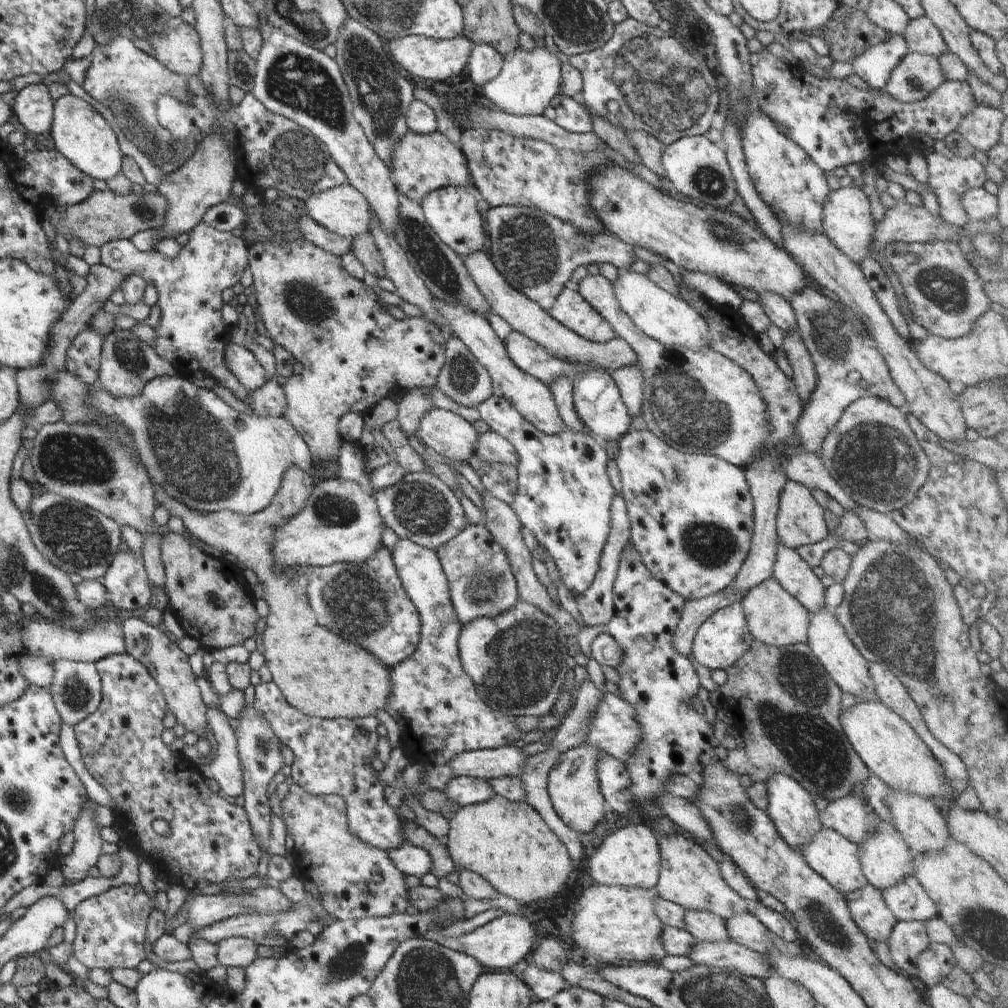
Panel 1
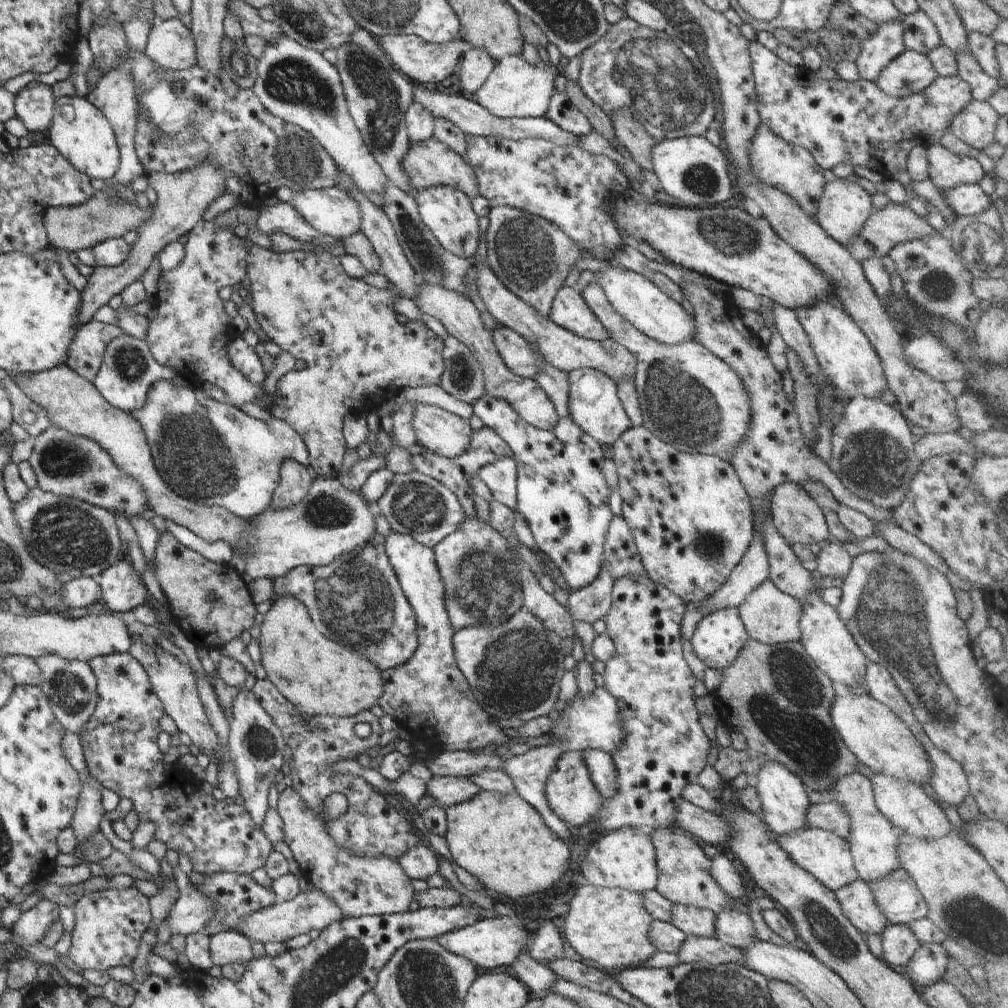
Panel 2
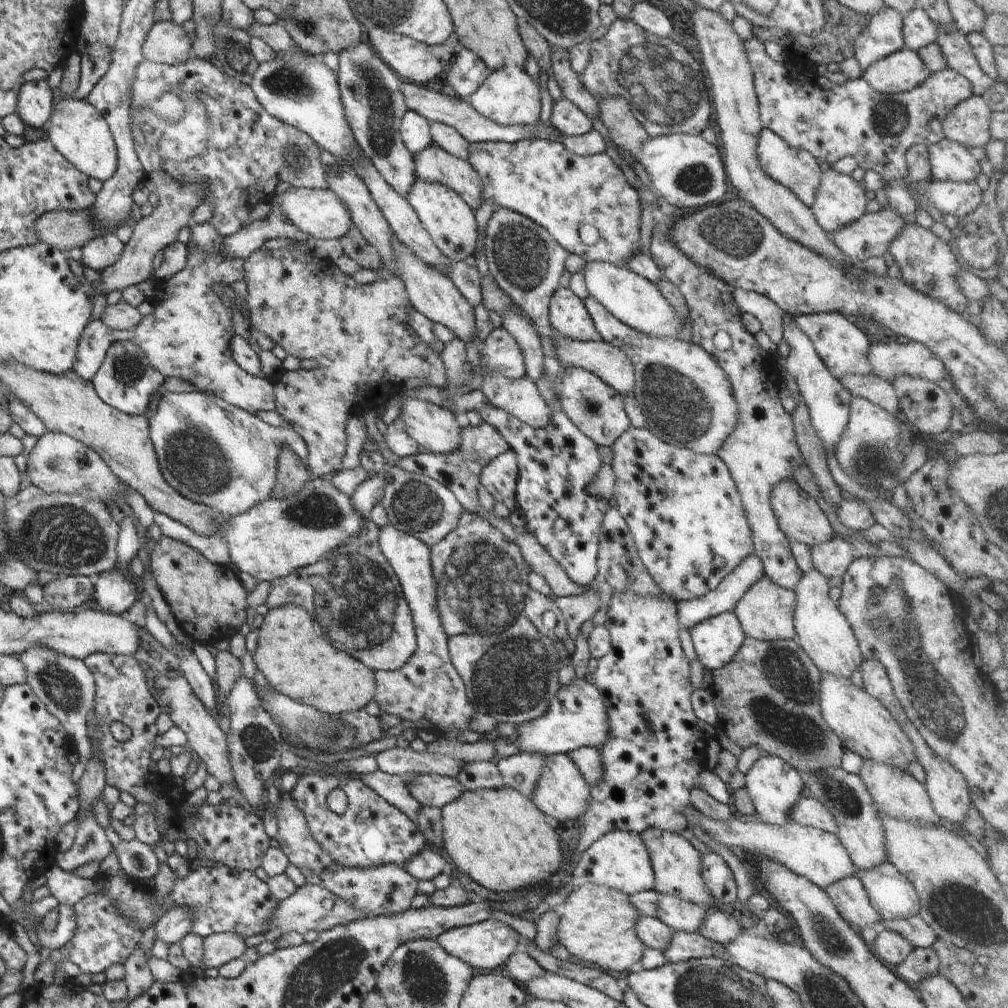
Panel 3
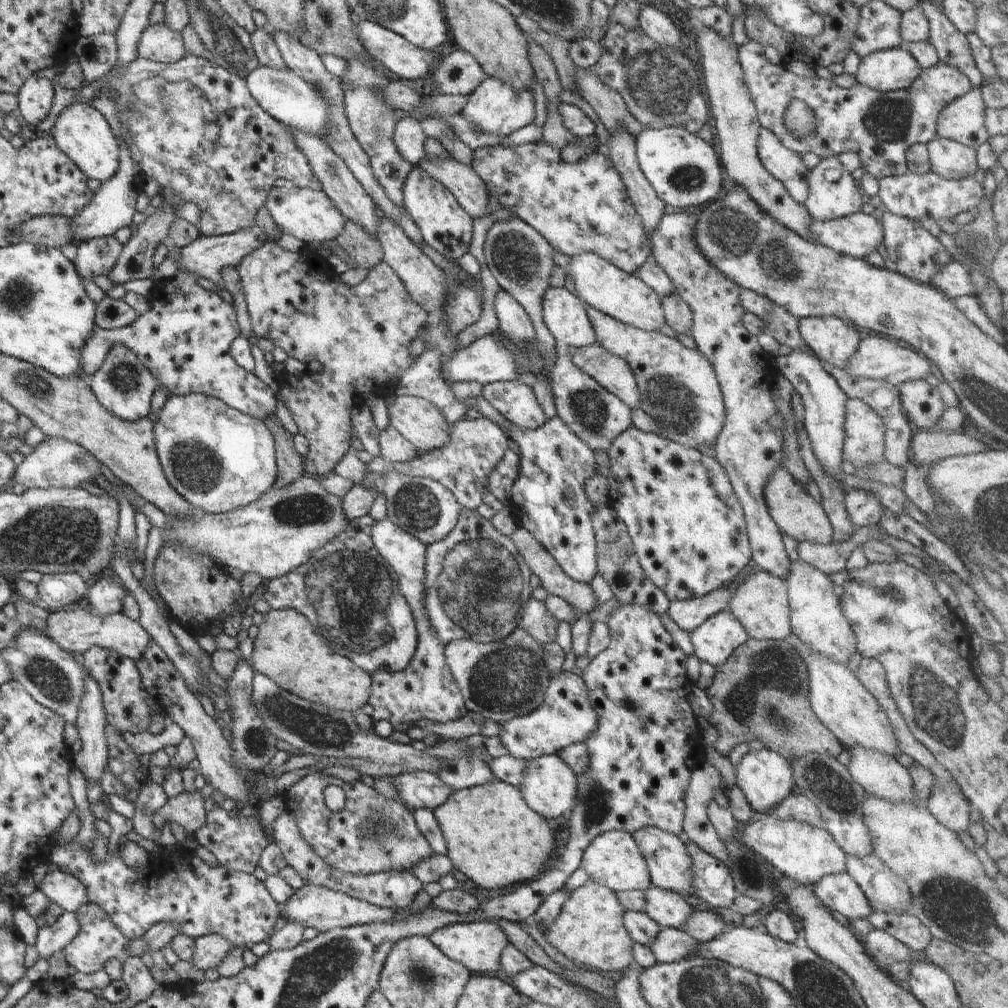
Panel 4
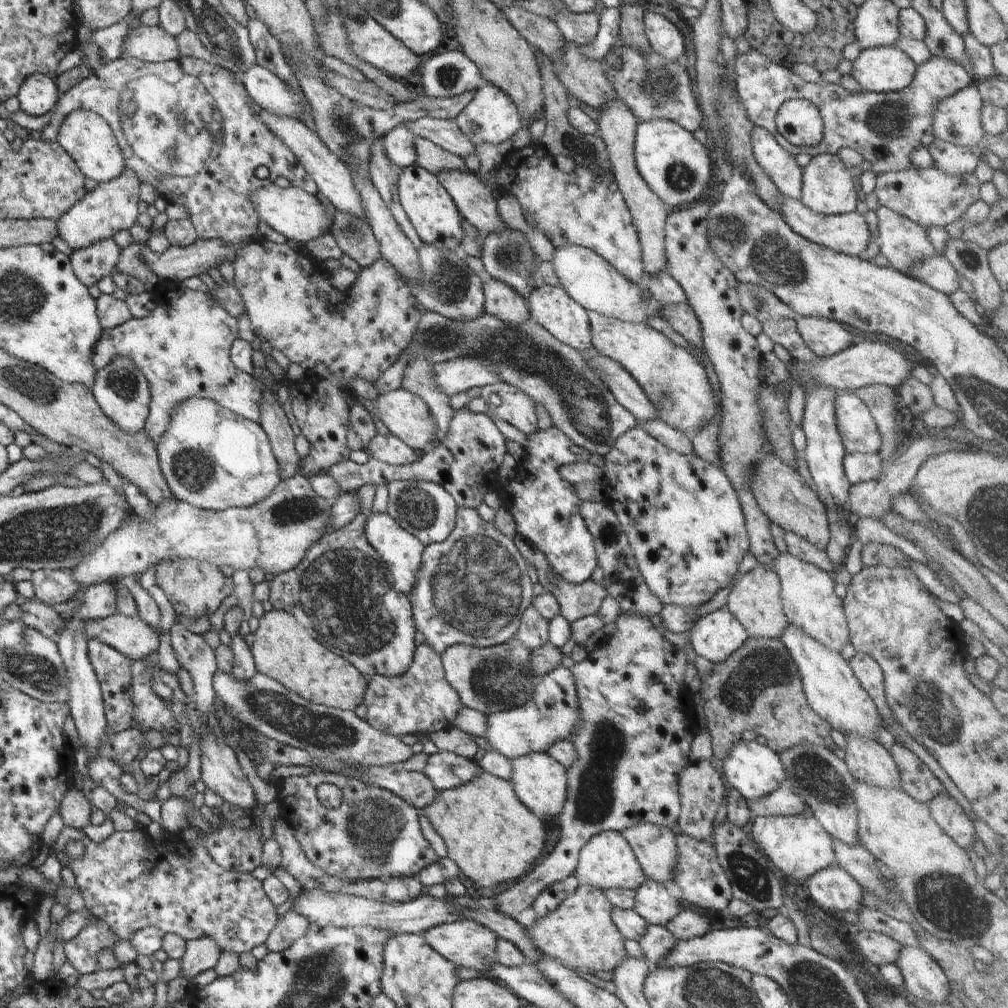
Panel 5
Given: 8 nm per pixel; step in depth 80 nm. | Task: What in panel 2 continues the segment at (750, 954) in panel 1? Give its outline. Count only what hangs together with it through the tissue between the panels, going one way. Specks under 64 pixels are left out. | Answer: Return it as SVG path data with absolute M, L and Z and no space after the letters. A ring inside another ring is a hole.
M687 936L676 956L682 963L704 961L713 965L734 963L746 967L741 948L726 944L716 938Z

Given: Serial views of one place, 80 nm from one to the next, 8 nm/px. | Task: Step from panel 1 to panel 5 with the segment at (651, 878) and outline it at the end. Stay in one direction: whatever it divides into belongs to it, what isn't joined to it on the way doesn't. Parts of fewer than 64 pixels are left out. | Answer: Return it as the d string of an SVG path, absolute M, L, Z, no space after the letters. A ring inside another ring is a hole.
M606 830L593 836L579 852L578 866L574 872L580 885L597 886L605 889L635 890L647 879L639 860L636 858L630 843L621 832Z

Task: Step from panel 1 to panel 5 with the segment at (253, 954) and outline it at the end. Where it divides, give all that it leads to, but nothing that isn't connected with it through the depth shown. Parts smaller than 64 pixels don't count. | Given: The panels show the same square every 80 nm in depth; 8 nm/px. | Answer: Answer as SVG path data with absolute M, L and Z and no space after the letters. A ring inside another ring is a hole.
M202 937L187 941L186 952L180 960L180 976L192 977L209 968L215 968L221 952L221 946L213 938Z

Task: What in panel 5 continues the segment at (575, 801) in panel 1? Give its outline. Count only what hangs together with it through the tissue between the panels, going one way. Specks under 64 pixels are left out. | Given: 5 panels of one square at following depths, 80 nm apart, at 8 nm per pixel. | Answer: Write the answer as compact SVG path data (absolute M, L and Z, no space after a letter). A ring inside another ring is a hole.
M532 753L512 759L513 775L510 782L514 792L532 814L543 820L556 817L564 808L567 797L567 770L548 753Z

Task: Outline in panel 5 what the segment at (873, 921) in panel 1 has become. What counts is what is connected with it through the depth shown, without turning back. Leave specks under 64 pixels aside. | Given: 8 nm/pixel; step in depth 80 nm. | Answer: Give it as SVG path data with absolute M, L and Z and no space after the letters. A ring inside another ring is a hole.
M839 865L819 870L807 880L807 884L814 902L834 915L845 911L858 914L864 906L863 888Z

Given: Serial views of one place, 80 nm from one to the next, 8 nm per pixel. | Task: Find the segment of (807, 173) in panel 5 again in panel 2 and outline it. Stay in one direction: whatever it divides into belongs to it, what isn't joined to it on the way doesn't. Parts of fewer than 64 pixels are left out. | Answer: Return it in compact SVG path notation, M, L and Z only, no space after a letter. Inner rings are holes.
M837 178L832 183L826 183L822 198L819 202L819 209L815 216L816 221L826 231L826 234L839 242L843 247L849 244L862 230L866 219L871 215L871 195L857 182Z

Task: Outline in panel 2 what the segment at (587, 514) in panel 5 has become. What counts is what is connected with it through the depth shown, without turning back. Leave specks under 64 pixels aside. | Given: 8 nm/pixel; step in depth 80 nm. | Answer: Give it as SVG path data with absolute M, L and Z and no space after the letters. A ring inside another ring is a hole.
M613 517L603 549L602 565L607 566L615 580L626 575L647 575L630 527L624 518Z

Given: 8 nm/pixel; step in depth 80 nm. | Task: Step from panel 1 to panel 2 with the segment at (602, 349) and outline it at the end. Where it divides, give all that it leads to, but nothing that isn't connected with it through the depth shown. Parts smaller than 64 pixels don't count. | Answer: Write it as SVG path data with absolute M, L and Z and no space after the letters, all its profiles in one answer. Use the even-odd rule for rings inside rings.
M476 261L472 267L476 270L477 290L487 311L504 327L512 329L529 343L535 345L543 358L554 368L568 373L576 369L594 369L606 373L616 384L617 380L622 377L634 377L637 360L625 346L612 338L593 341L571 333L569 330L558 326L549 317L543 317L535 308L508 290L497 279L488 262L478 263Z

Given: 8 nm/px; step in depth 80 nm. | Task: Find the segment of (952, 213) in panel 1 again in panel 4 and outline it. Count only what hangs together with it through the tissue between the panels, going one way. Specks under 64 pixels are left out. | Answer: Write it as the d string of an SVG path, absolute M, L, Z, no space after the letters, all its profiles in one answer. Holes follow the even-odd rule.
M936 136L925 145L932 172L942 178L962 180L974 177L980 167L981 152L975 152L965 144Z

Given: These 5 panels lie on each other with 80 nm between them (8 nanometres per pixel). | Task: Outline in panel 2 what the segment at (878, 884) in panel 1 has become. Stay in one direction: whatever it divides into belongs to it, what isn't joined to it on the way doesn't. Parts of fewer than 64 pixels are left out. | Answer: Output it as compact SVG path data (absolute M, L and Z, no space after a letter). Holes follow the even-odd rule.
M852 773L851 775L846 775L845 777L837 779L829 789L825 799L826 802L834 801L842 803L847 808L847 813L851 818L851 839L848 842L860 879L869 883L881 879L888 873L902 869L898 860L899 836L896 833L896 829L892 826L892 823L878 810L878 808L876 808L873 786L868 777L860 773Z

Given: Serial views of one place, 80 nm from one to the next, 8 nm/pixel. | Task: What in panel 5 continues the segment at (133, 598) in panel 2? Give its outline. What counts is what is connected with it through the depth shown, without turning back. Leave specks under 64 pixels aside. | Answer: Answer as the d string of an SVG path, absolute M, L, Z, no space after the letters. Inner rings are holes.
M112 582L87 586L83 592L85 615L90 619L103 619L117 612L116 591Z

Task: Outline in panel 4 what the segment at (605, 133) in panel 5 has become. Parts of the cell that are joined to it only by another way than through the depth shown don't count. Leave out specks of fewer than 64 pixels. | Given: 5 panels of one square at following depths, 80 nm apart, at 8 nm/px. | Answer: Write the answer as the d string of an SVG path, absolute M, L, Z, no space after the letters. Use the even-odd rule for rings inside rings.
M620 128L610 133L610 136L609 144L604 151L622 177L630 202L634 205L650 241L653 230L665 214L666 204L656 194L655 188L652 188L640 168L634 137Z

